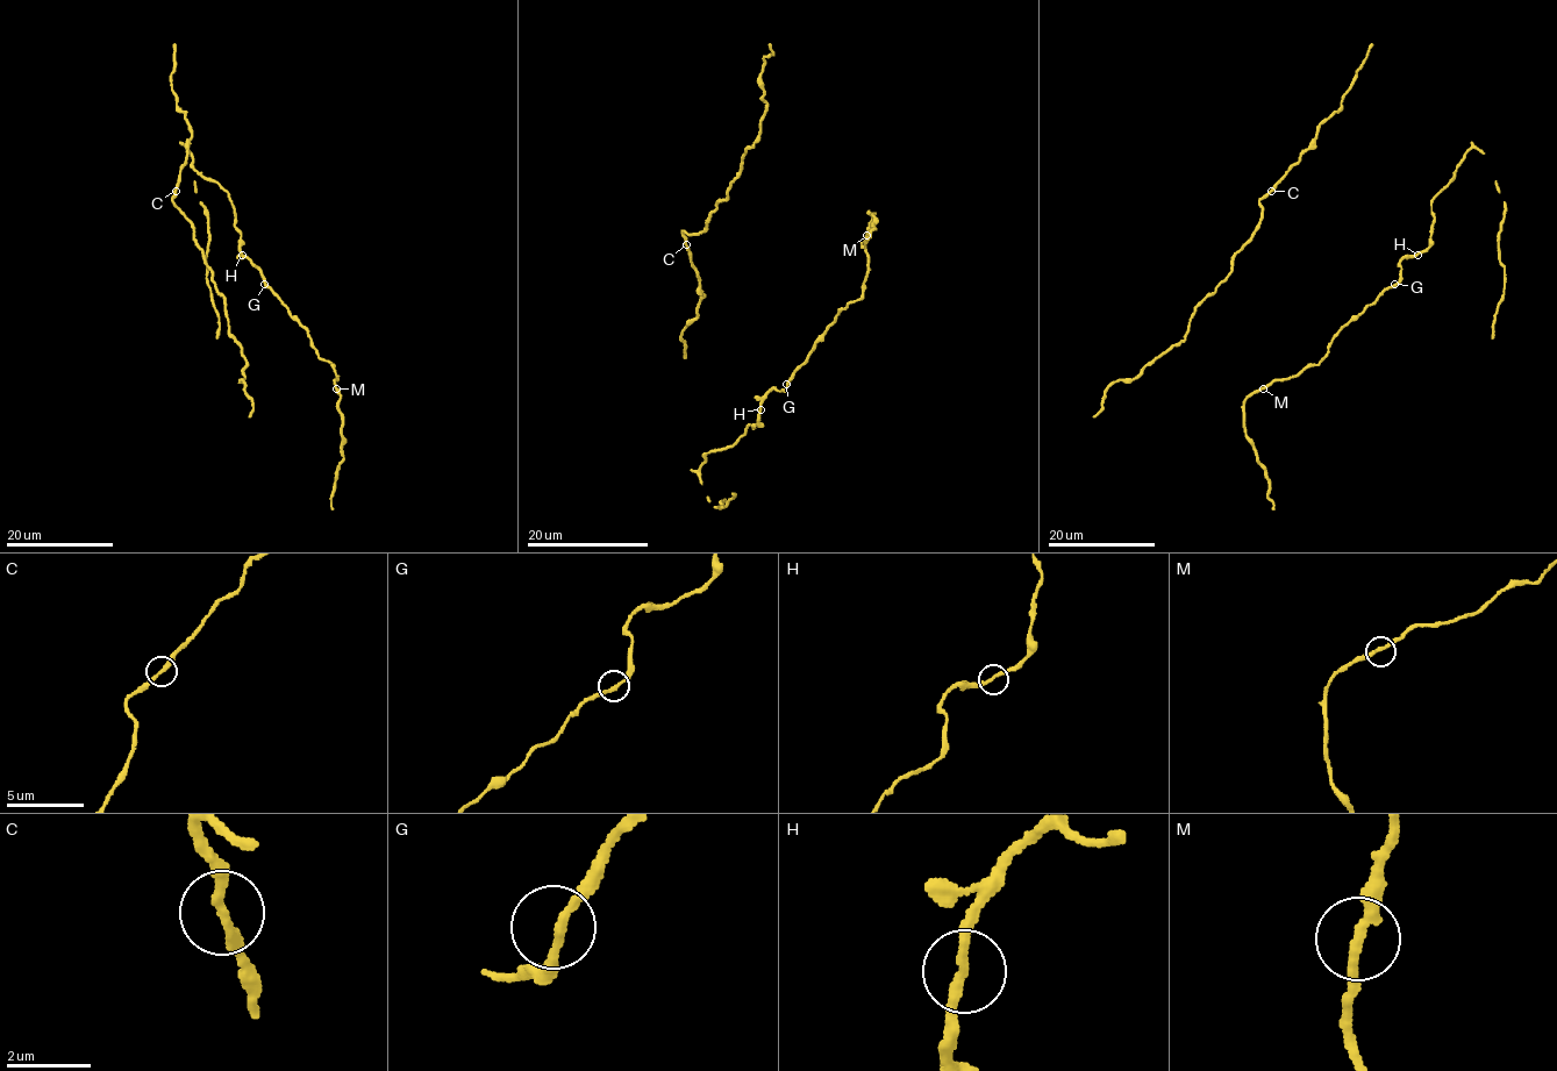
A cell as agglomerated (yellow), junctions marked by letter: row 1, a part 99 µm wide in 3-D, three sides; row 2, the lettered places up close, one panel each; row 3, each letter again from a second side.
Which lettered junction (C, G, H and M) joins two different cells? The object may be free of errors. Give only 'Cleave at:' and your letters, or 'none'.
Cleave at: none

